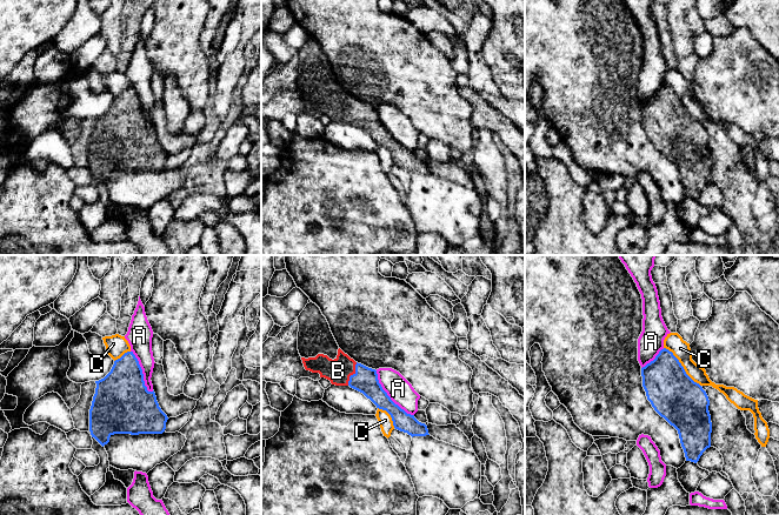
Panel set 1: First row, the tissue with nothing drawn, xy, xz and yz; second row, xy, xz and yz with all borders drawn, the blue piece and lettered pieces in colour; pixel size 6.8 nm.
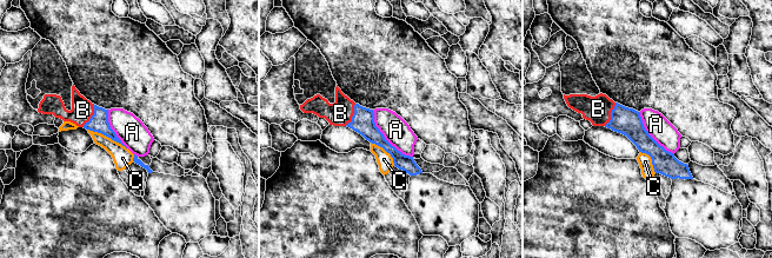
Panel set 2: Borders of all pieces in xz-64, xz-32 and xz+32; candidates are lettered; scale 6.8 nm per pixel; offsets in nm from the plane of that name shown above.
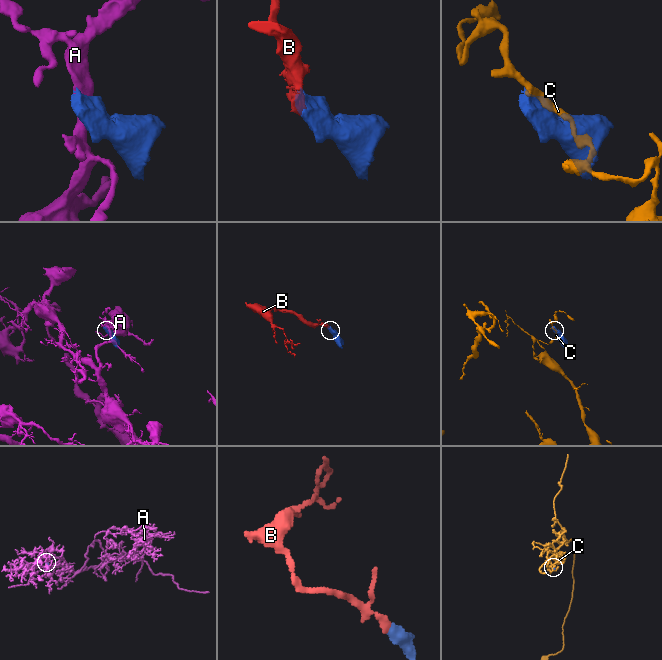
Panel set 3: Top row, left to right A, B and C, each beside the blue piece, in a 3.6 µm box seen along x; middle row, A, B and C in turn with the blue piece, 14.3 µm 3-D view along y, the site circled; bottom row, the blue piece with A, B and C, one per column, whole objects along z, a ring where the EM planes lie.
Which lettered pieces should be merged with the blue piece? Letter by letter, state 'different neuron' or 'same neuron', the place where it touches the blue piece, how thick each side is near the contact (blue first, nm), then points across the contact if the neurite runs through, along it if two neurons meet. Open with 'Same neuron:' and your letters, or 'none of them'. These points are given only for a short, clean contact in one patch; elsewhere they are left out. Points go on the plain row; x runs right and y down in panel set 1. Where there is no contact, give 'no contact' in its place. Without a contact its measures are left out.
Same neuron: B
A: different neuron; contact xz (388, 133); calibres 170 and 170 nm
B: same neuron; contact xz (353, 111); calibres 170 and 170 nm
C: different neuron; contact yz (681, 102); calibres 320 and 120 nm

